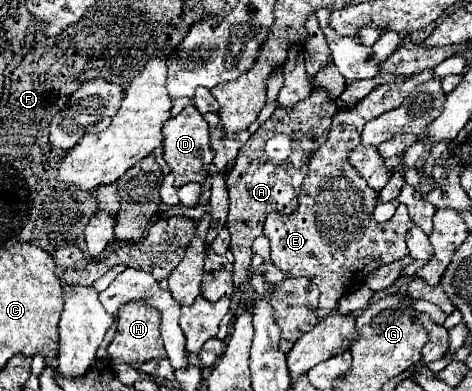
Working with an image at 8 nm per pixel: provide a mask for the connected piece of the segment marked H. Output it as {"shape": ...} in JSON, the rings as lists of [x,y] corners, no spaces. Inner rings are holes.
{"shape":[[[128,301],[118,311],[118,325],[116,335],[112,343],[108,345],[108,353],[112,357],[112,363],[128,363],[128,365],[140,365],[152,359],[166,357],[166,349],[162,345],[160,337],[160,311],[152,309],[150,305],[144,305],[144,301]]]}

